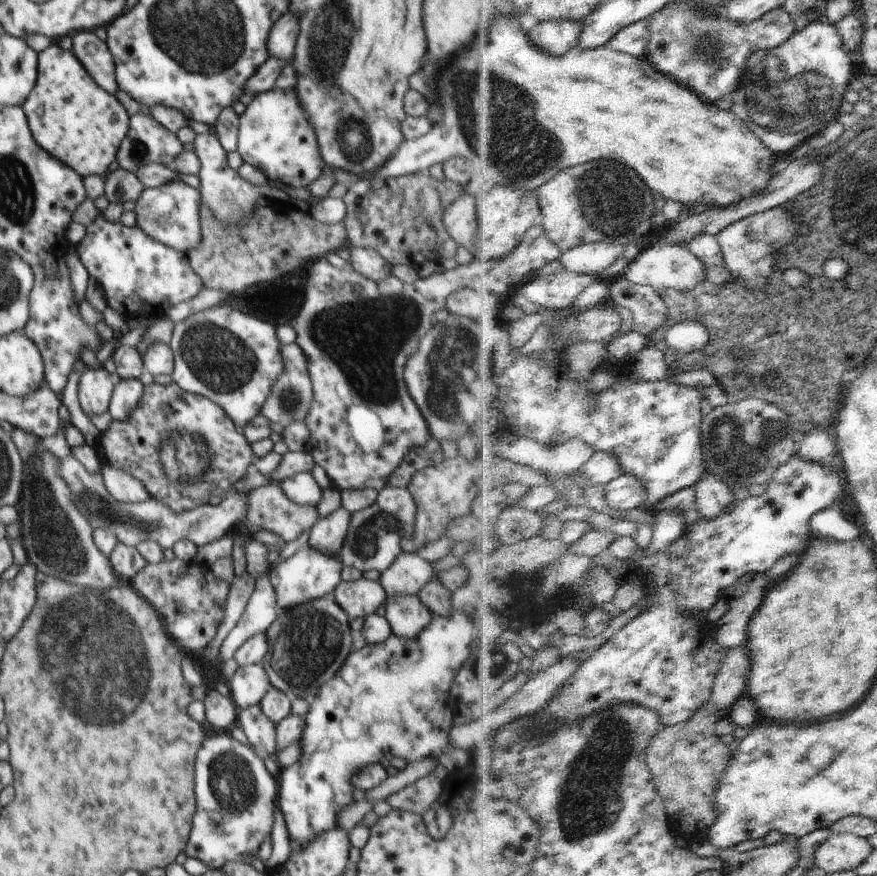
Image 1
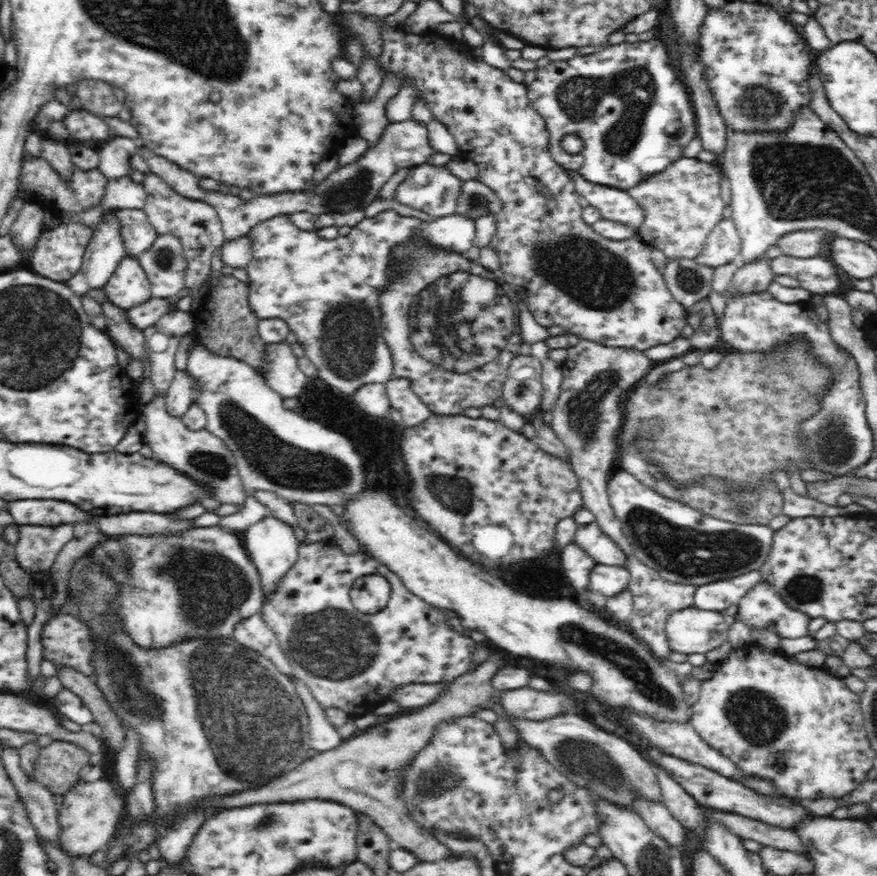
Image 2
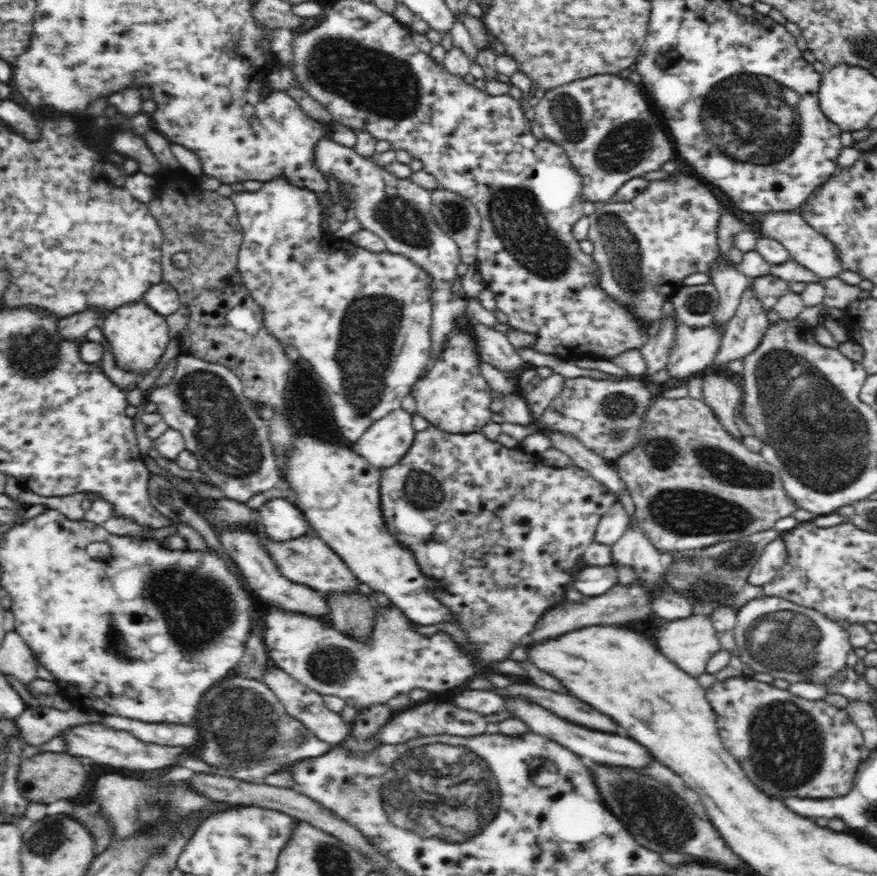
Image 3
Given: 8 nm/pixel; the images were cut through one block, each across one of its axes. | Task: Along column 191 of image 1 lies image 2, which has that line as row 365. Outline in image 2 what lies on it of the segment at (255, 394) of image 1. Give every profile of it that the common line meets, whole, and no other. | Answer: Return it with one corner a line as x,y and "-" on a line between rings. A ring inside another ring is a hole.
386,210
374,218
365,218
355,224
349,229
349,235
339,235
327,241
326,238
316,236
315,232
298,229
288,216
278,215
256,224
248,235
252,239
252,262
246,266
250,309
259,319
284,320
289,330
297,336
297,342
304,345
306,358
314,363
318,376
332,388
352,394
360,386
385,384
393,376
393,358
382,338
379,307
379,294
393,273
393,246
412,239
420,243
428,241
434,247
465,254
474,242
475,220
454,213
446,218
422,221

